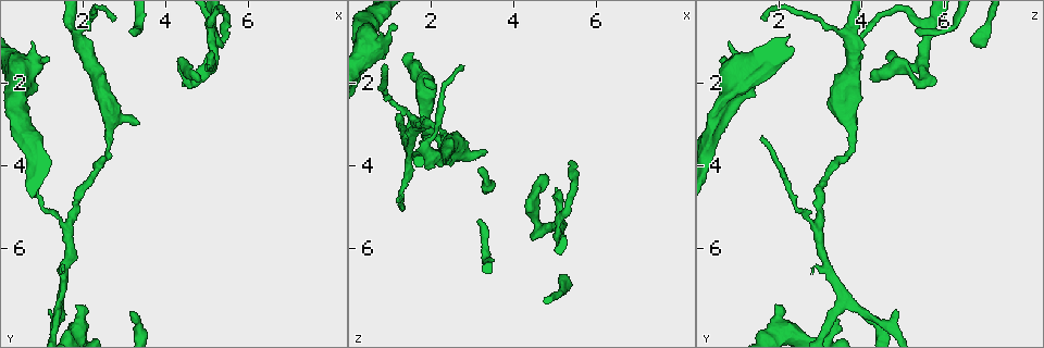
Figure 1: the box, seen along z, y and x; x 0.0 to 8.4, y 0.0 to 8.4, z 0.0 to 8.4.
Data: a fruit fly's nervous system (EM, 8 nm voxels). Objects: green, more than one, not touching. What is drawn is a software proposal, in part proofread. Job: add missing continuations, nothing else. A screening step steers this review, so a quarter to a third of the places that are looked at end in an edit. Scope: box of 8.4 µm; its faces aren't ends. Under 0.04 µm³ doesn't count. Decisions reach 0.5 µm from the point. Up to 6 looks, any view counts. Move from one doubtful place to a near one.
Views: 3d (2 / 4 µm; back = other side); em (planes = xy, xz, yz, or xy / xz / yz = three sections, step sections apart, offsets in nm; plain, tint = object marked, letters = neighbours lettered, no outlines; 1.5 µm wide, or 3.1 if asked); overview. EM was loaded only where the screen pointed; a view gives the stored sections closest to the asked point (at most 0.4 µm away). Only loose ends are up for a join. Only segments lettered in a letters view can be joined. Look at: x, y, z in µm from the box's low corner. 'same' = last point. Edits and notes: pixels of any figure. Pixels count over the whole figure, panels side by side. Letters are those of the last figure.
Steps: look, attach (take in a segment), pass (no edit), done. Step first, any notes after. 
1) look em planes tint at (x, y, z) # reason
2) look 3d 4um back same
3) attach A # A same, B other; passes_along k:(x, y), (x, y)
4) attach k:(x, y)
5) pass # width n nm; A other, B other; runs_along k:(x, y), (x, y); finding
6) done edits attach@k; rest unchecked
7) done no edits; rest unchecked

look em xy step 8 letters at (5.00, 1.55, 4.50) # branch stops here

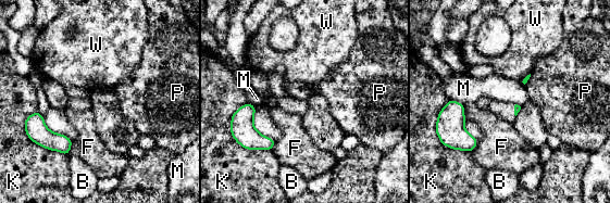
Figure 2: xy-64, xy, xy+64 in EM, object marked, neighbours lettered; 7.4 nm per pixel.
pass # B other, F other, K other, M other, P other, W other; border 2:(450, 99), (463, 104); none of them fits

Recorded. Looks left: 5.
look em planes letters at (0.90, 3.30, 1.60) # an open end

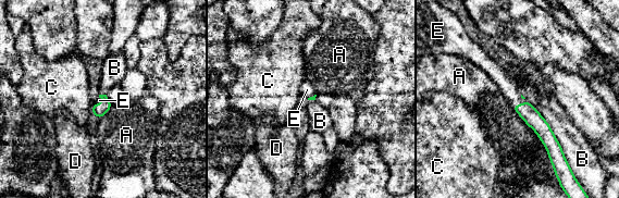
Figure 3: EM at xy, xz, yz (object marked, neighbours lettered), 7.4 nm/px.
attach E # A other, B other, C other, D other, E same; passes_along 3:(528, 112), (519, 104), (505, 83); it goes on there

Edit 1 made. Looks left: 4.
look overview

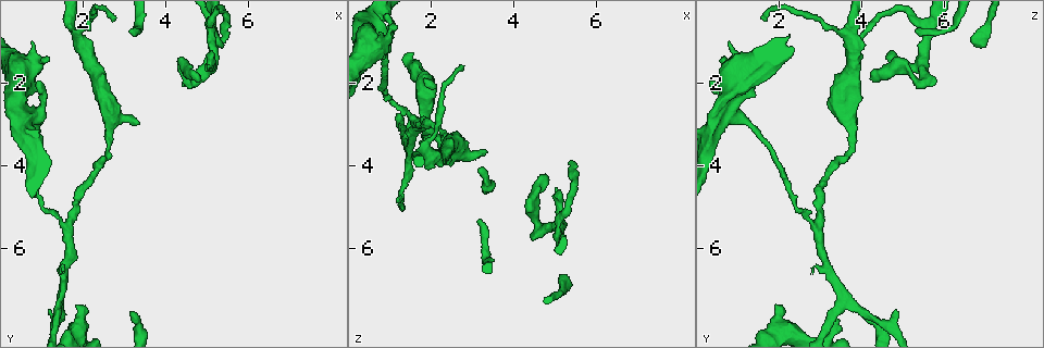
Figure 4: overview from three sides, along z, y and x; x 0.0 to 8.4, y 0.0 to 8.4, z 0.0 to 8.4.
look 3d 2um back at (2.00, 7.45, 2.00) # free end

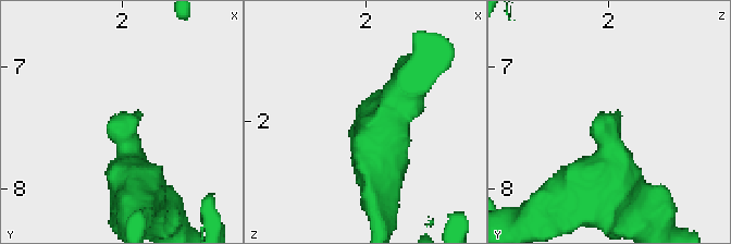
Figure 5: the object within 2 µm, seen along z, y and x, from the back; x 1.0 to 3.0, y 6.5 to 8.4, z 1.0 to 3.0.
look em planes tint at (2.02, 7.42, 1.98)

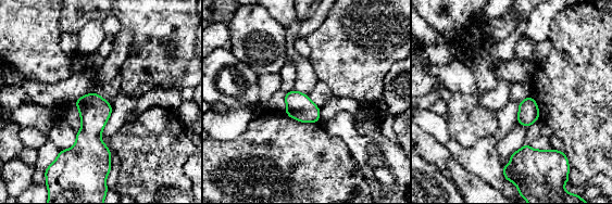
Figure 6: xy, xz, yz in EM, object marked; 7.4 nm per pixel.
look em planes letters same # what lies round it

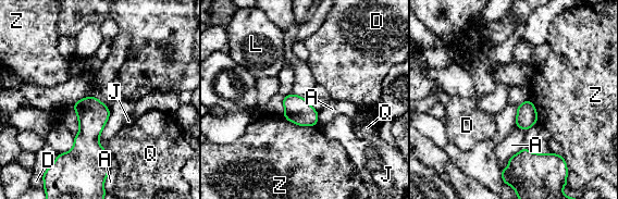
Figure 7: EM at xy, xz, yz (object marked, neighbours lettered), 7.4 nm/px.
pass # A other, D other, J other, L other, Q other, Z other; border 7:(109, 108), (109, 117), (99, 136); none of them fits

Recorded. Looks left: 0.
done edits attach@3; rest unchecked

